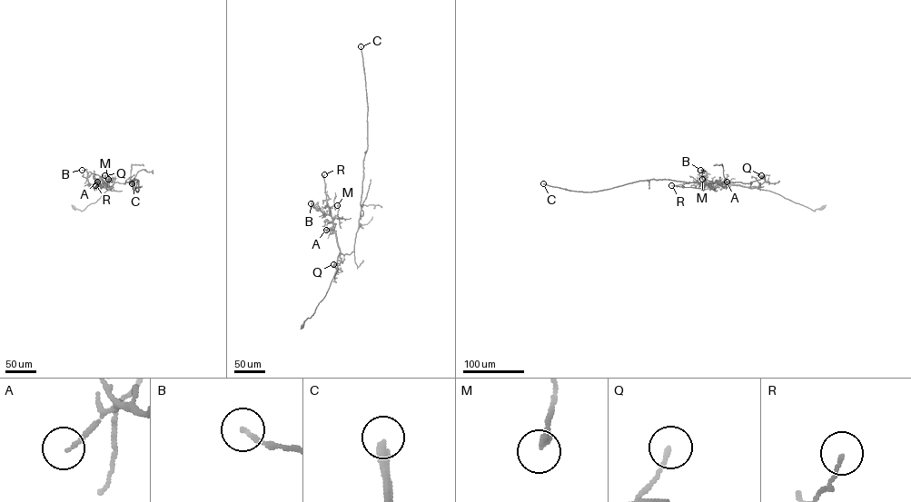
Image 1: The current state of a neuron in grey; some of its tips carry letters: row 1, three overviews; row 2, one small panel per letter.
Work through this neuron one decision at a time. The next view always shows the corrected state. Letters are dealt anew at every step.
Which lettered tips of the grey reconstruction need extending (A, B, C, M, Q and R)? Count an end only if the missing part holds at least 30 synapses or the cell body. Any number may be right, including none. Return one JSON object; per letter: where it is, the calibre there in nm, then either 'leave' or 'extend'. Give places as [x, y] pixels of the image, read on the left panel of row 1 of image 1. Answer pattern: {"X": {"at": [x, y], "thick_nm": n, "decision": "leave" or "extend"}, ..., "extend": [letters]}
{"A": {"at": [97, 182], "thick_nm": 100, "decision": "leave"}, "B": {"at": [82, 170], "thick_nm": 140, "decision": "leave"}, "C": {"at": [132, 183], "thick_nm": 320, "decision": "extend"}, "M": {"at": [108, 179], "thick_nm": 240, "decision": "leave"}, "Q": {"at": [104, 175], "thick_nm": 130, "decision": "leave"}, "R": {"at": [95, 185], "thick_nm": 120, "decision": "leave"}, "extend": ["C"]}

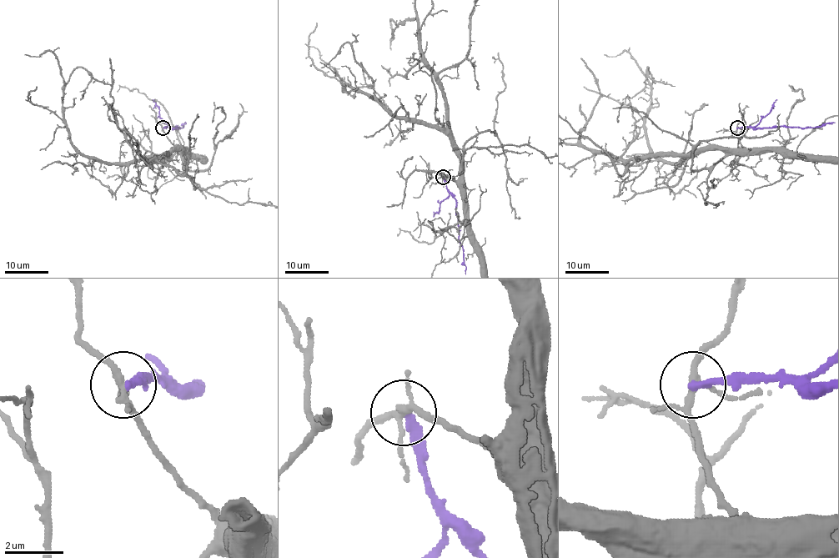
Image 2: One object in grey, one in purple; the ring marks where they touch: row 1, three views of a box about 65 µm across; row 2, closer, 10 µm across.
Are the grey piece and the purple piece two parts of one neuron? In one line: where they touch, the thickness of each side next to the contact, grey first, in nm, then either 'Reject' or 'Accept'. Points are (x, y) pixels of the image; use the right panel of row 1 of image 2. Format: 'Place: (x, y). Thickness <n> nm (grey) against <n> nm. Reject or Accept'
Place: (737, 128). Thickness 200 nm (grey) against 280 nm. Reject

